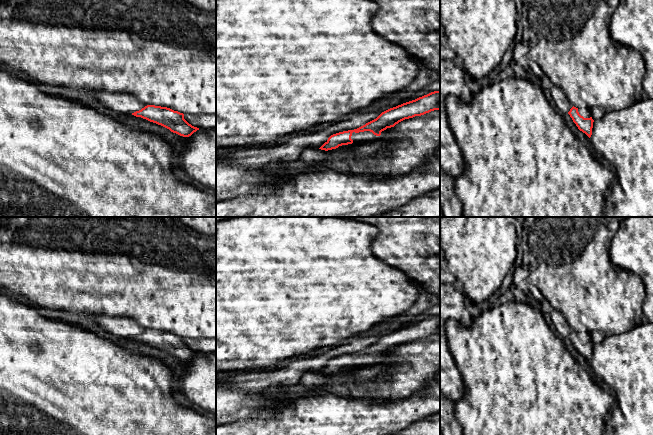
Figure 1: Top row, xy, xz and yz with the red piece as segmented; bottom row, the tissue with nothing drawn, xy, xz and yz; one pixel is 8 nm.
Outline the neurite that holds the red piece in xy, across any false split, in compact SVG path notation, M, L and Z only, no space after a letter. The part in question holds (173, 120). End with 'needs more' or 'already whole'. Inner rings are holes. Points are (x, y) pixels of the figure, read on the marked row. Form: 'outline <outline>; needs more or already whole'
outline M147 105L141 110L132 113L132 115L161 125L183 137L189 137L199 130L199 128L192 126L184 119L183 113L167 107Z; already whole

